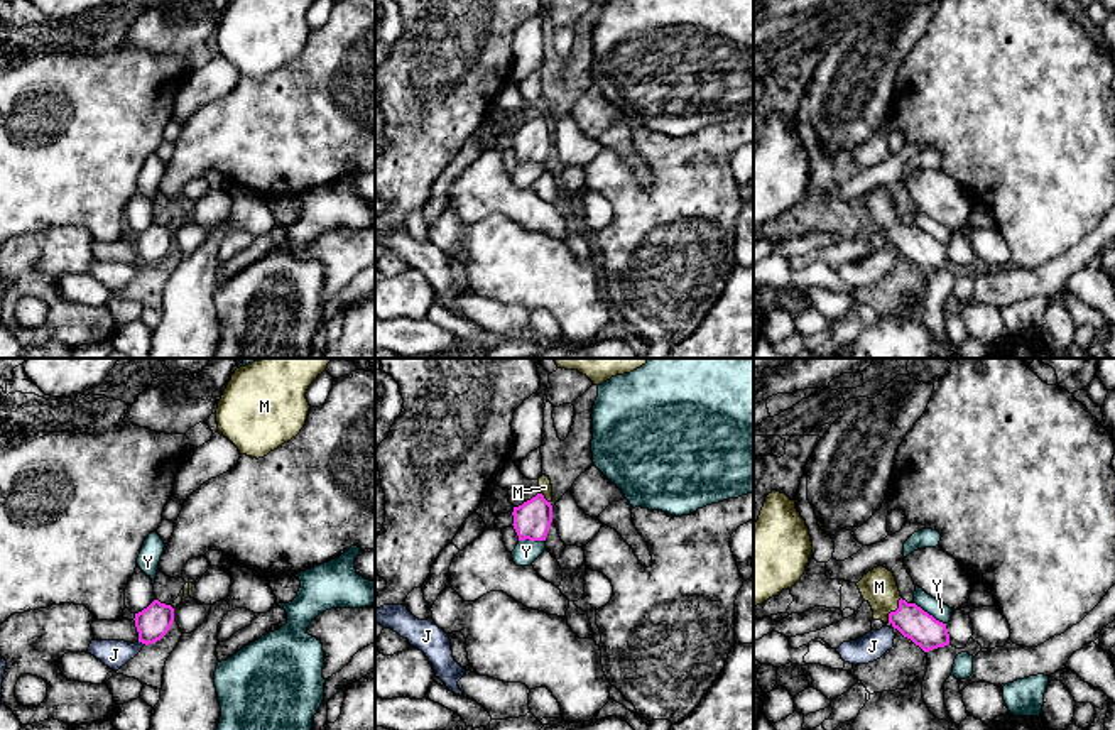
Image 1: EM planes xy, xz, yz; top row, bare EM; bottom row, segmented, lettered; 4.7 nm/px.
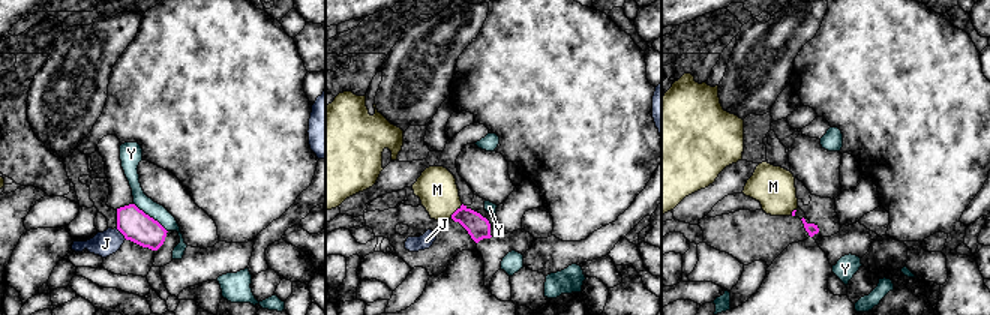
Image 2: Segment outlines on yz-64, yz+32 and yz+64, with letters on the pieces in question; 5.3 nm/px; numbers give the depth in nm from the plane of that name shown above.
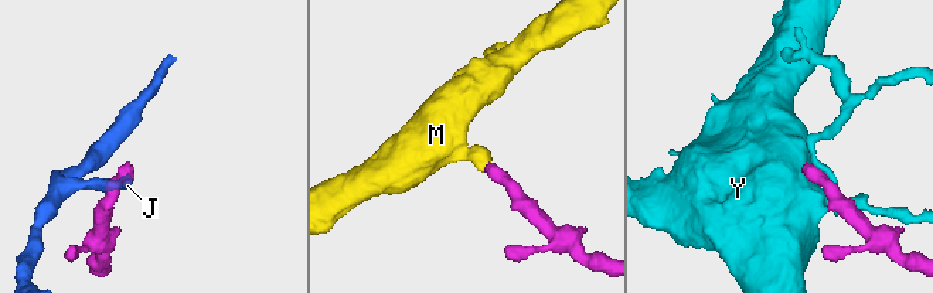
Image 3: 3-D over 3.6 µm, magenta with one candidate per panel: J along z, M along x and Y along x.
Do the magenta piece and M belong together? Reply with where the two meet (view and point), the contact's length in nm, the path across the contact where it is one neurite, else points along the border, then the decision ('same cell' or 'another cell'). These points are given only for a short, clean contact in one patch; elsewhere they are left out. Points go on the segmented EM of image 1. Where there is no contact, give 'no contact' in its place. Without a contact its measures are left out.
contact yz (896, 610); length 140 nm; way yz (911, 621), (896, 610), (884, 599), (879, 587); same cell

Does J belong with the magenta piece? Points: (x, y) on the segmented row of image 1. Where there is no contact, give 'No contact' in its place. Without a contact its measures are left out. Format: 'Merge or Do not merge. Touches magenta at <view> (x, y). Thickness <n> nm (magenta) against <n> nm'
Do not merge. Touches magenta at xy (142, 642). Thickness 160 nm (magenta) against 130 nm

